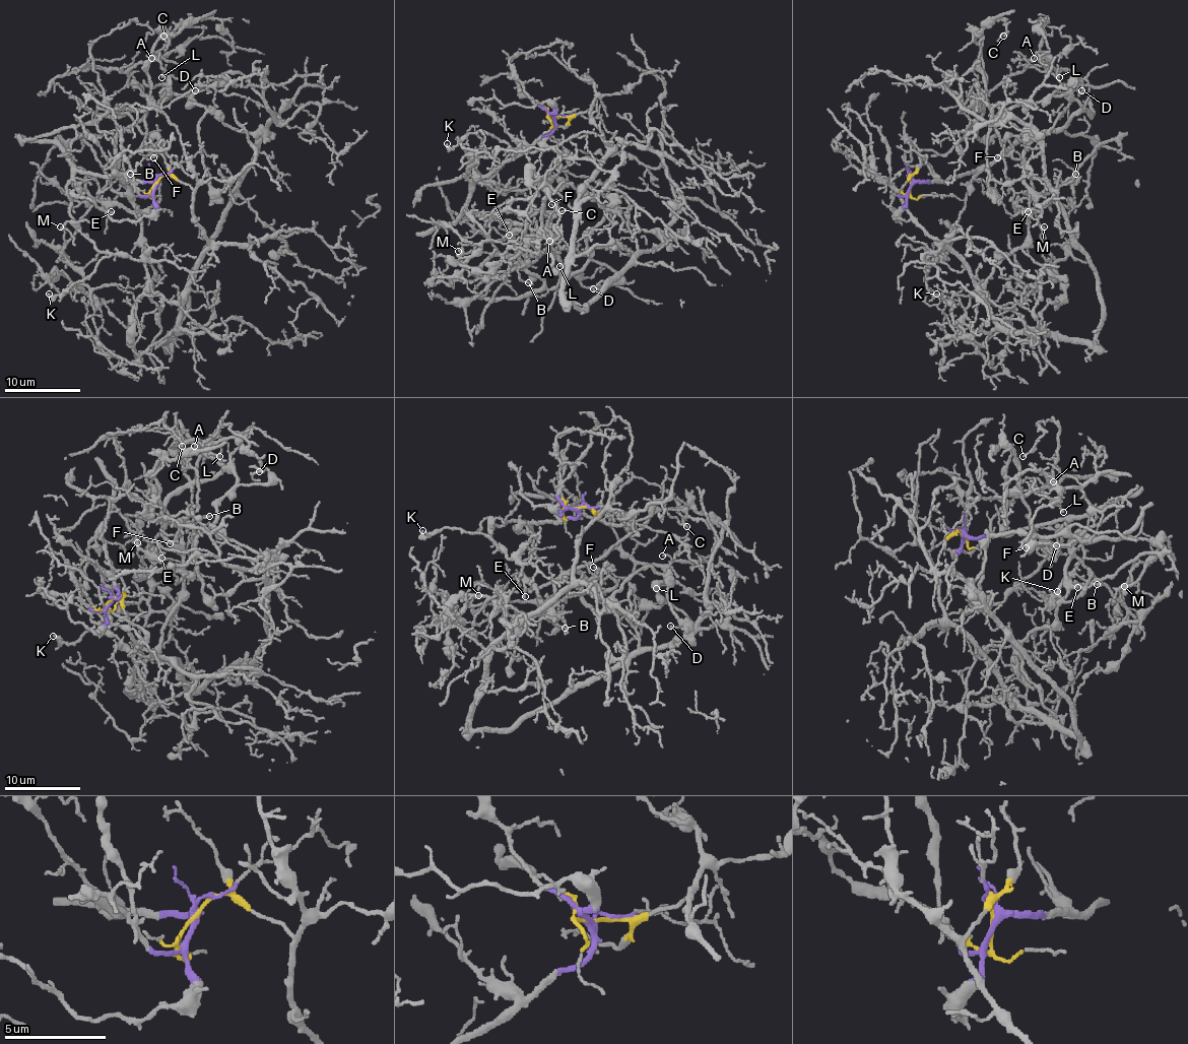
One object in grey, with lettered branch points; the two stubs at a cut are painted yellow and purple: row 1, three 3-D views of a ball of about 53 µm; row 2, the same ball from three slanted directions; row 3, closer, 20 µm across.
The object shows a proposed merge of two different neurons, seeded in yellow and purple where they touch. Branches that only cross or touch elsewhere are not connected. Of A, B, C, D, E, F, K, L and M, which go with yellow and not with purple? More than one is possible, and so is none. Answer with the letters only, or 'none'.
none

